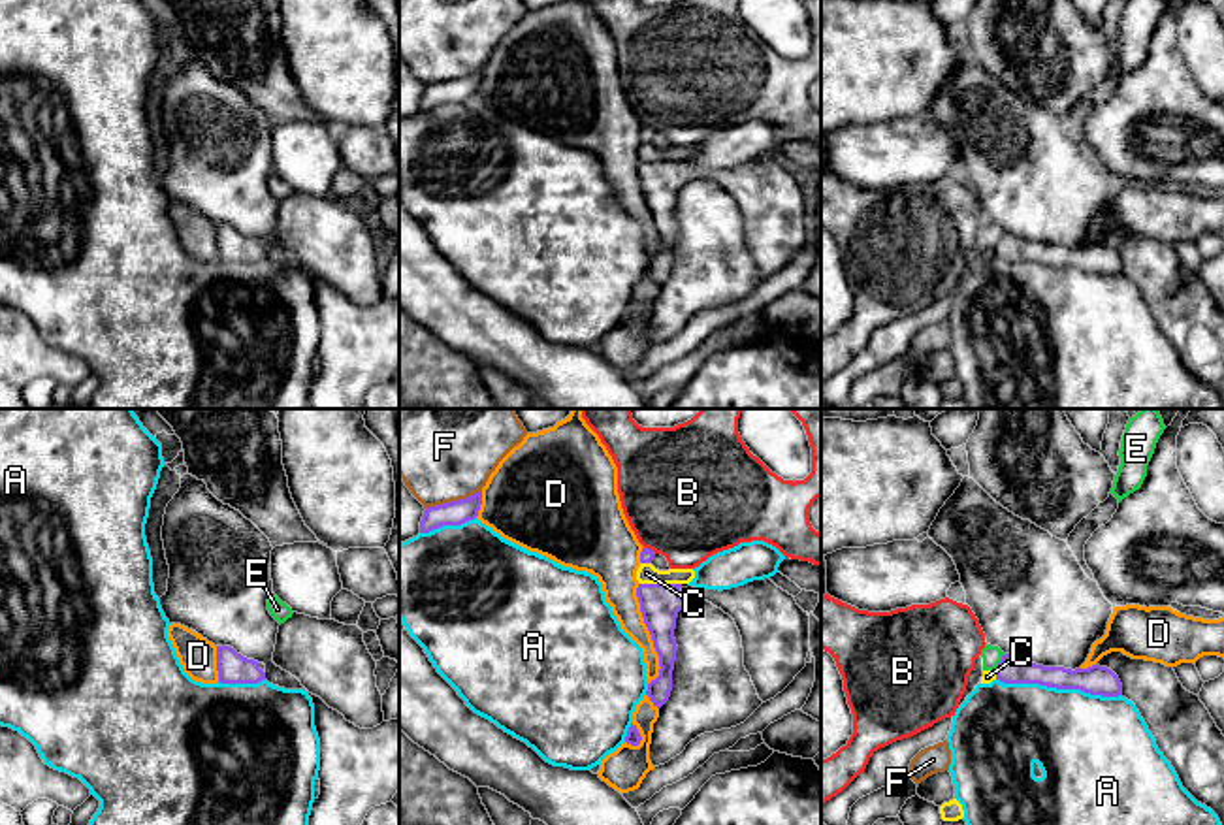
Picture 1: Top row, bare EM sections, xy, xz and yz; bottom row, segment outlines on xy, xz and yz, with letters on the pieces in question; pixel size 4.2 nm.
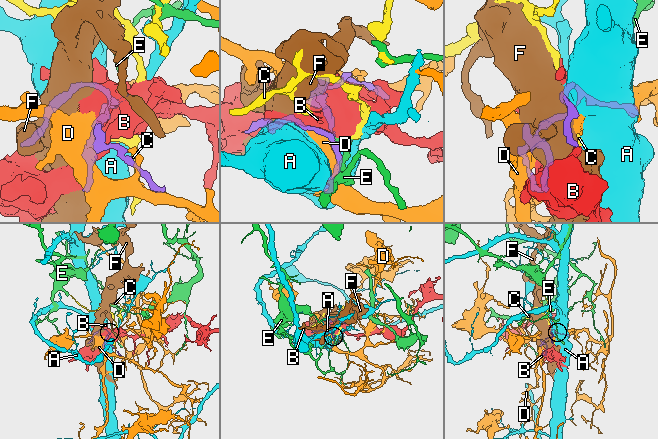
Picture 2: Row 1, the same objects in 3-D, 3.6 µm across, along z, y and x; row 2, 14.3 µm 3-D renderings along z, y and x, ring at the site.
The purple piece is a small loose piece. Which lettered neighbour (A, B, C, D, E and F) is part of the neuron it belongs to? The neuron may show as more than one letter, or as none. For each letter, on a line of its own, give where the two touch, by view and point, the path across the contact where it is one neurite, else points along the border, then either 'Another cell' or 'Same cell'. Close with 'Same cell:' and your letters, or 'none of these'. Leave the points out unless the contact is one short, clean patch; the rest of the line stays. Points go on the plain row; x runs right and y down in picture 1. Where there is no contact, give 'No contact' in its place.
A: Touches purple at yz (1059, 266). Another cell
B: Touches purple at xz (648, 127). Another cell
C: Touches purple at xz (660, 162). Boundary: xz (639, 161), (680, 162). Another cell
D: Touches purple at xz (650, 211). Another cell
E: Touches purple at yz (1000, 240). Boundary: yz (1004, 232), (995, 247). Another cell
F: Touches purple at xz (452, 80). Another cell
Same cell: none of these

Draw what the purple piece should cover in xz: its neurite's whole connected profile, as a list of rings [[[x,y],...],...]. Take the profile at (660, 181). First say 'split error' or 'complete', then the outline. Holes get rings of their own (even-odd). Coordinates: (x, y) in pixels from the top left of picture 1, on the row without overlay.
split error; [[[770,156],[723,170],[689,162],[638,162],[636,175],[659,234],[659,254],[646,269],[657,286],[672,269],[676,196],[691,179],[708,179],[734,198],[742,215],[744,245],[763,281],[781,271],[806,245],[810,194]]]

